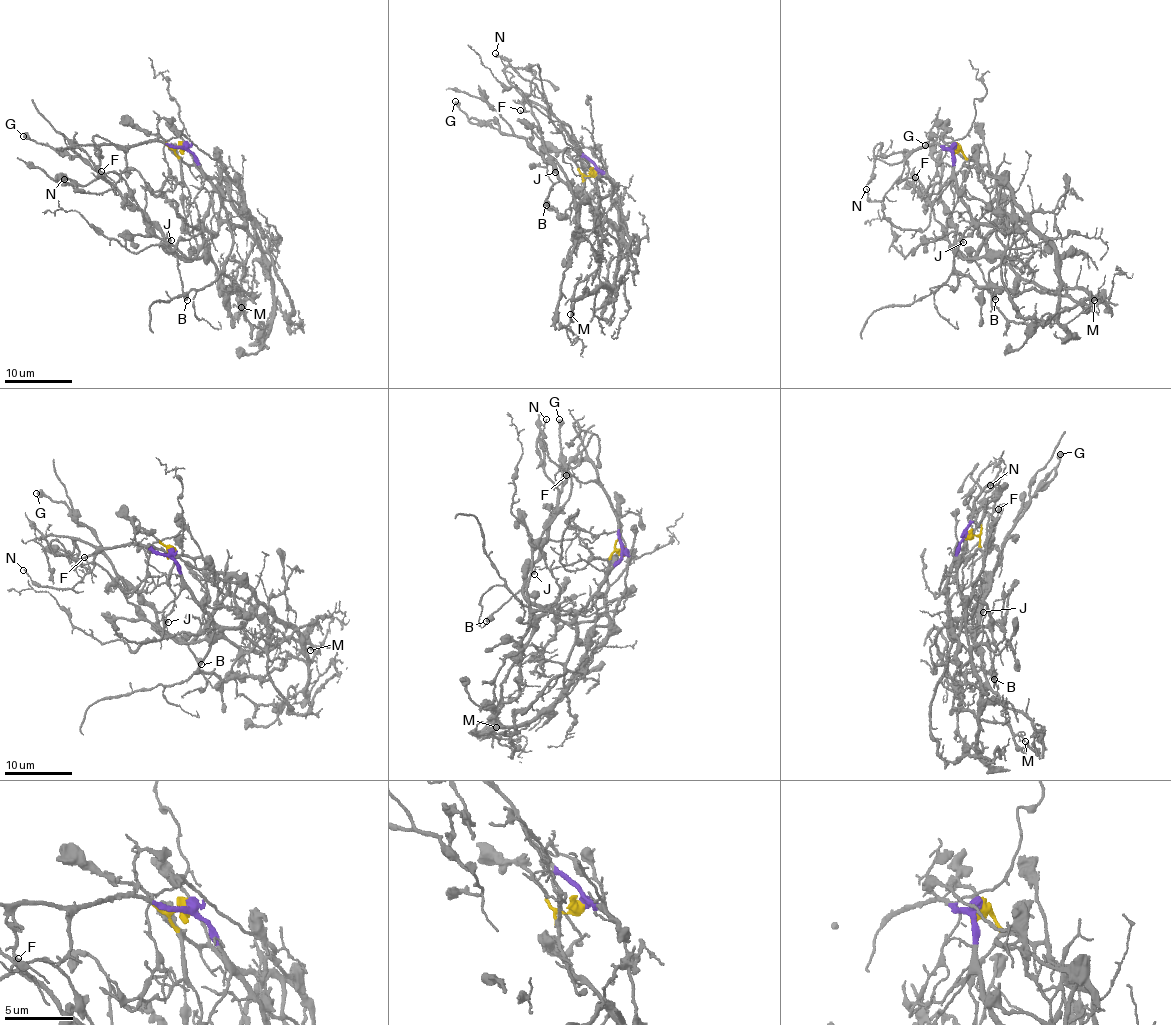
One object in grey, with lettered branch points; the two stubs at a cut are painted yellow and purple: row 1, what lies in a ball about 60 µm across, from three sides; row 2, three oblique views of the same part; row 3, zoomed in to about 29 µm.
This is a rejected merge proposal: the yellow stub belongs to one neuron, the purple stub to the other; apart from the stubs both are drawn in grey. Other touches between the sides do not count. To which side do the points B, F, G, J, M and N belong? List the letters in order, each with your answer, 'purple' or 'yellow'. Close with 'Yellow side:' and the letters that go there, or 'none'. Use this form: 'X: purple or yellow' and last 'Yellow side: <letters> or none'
B: purple
F: purple
G: purple
J: purple
M: purple
N: purple
Yellow side: none

